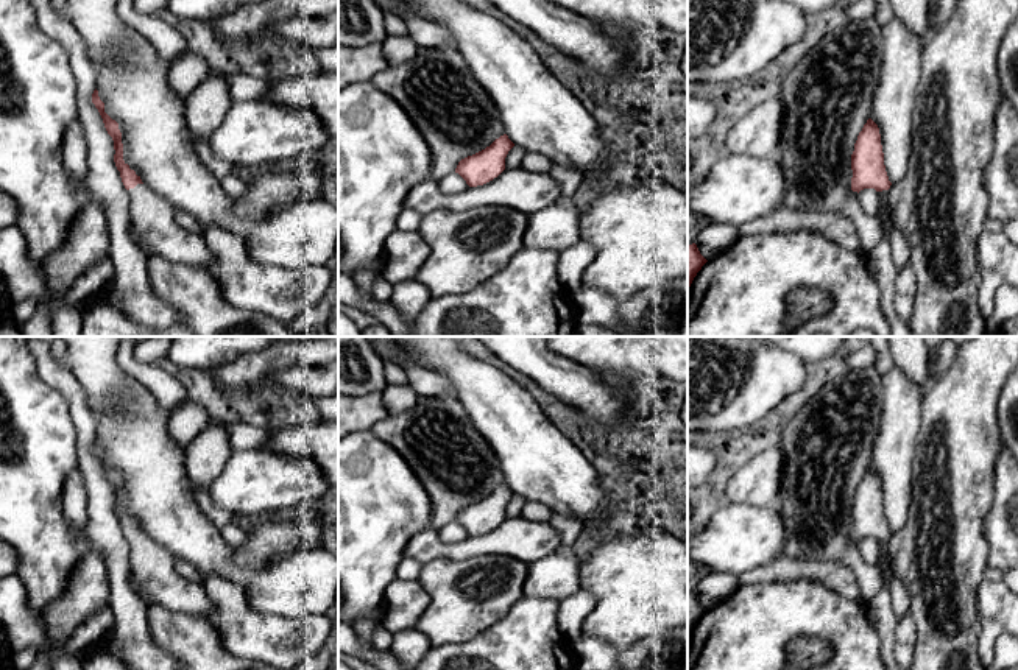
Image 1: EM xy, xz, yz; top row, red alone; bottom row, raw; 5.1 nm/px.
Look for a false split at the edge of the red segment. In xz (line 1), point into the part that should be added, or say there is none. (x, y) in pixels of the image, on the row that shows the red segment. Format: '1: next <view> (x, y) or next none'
1: next none

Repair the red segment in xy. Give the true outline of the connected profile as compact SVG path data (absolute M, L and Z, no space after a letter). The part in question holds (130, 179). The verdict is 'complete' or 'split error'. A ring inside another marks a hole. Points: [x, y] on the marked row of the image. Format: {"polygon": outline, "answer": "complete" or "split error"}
{"polygon": "M95 89L92 103L98 109L108 134L114 140L114 162L120 171L122 182L131 198L129 226L136 235L134 245L147 257L161 257L173 263L184 263L207 270L212 256L203 232L189 232L175 220L175 207L162 196L147 187L140 176L123 160L123 143L118 123L104 112L104 103Z", "answer": "split error"}

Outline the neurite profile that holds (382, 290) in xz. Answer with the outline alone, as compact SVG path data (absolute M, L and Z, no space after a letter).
M377 277L373 282L373 294L382 304L390 302L390 298L393 294L393 285L384 277Z

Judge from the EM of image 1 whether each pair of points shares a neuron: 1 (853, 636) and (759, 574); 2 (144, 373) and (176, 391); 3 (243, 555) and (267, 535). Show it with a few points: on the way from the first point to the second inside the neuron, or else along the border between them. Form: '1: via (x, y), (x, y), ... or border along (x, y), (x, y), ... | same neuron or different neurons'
1: border along (808, 578), (741, 586) | different neurons
2: via (151, 376), (169, 391) | same neuron
3: via (250, 552), (261, 541) | same neuron

